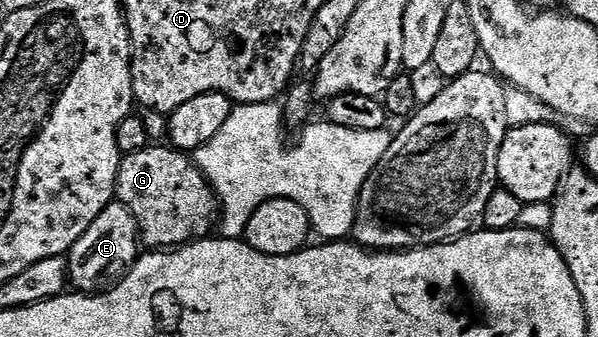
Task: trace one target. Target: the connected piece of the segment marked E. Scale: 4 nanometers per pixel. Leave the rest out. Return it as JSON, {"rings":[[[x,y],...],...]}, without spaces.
{"rings":[[[107,202],[99,215],[85,224],[82,236],[68,252],[68,279],[82,293],[98,293],[109,288],[119,277],[126,274],[131,263],[138,258],[140,248],[138,221],[123,203]]]}

